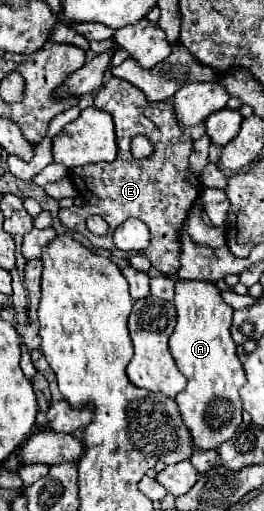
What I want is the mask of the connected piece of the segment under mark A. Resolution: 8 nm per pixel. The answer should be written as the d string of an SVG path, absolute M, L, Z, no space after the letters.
M175 280L173 306L177 310L177 324L169 338L169 350L179 372L187 378L187 386L175 402L191 430L195 448L219 448L241 424L239 388L245 384L245 372L231 338L235 310L223 300L217 284L209 280Z

